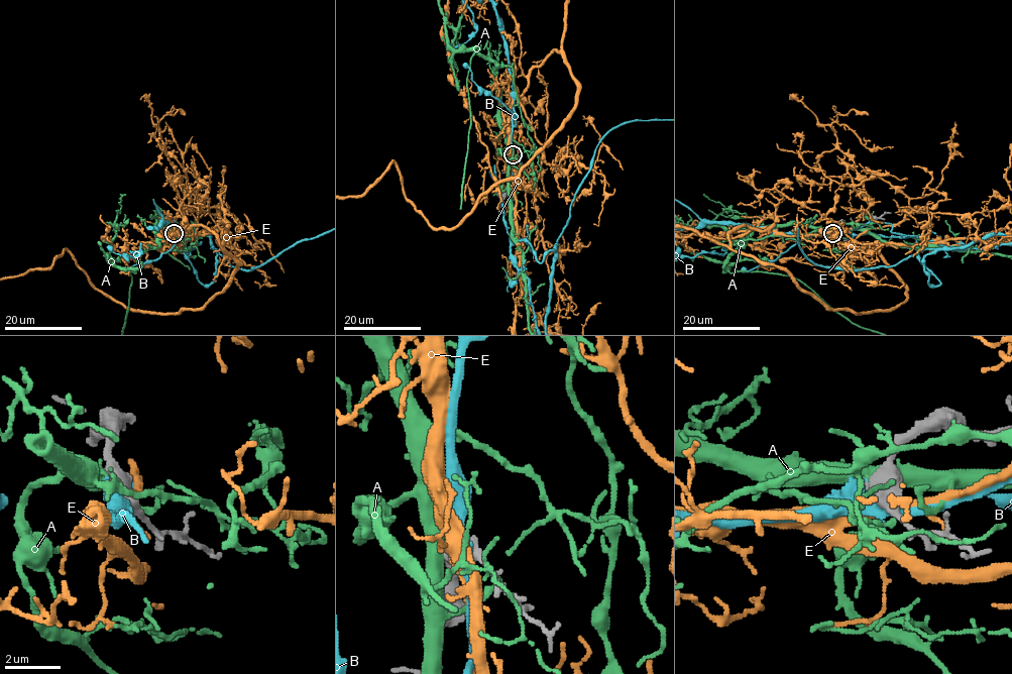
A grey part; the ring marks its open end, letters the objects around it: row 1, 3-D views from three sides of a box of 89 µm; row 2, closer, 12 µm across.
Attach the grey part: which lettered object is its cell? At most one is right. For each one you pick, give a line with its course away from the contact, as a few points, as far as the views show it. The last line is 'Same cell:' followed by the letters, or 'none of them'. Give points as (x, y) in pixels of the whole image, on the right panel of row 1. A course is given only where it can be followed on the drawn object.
B: Its course: (832, 232), (890, 223), (936, 286), (933, 249), (849, 270), (798, 229), (878, 185), (965, 230)
Same cell: B

